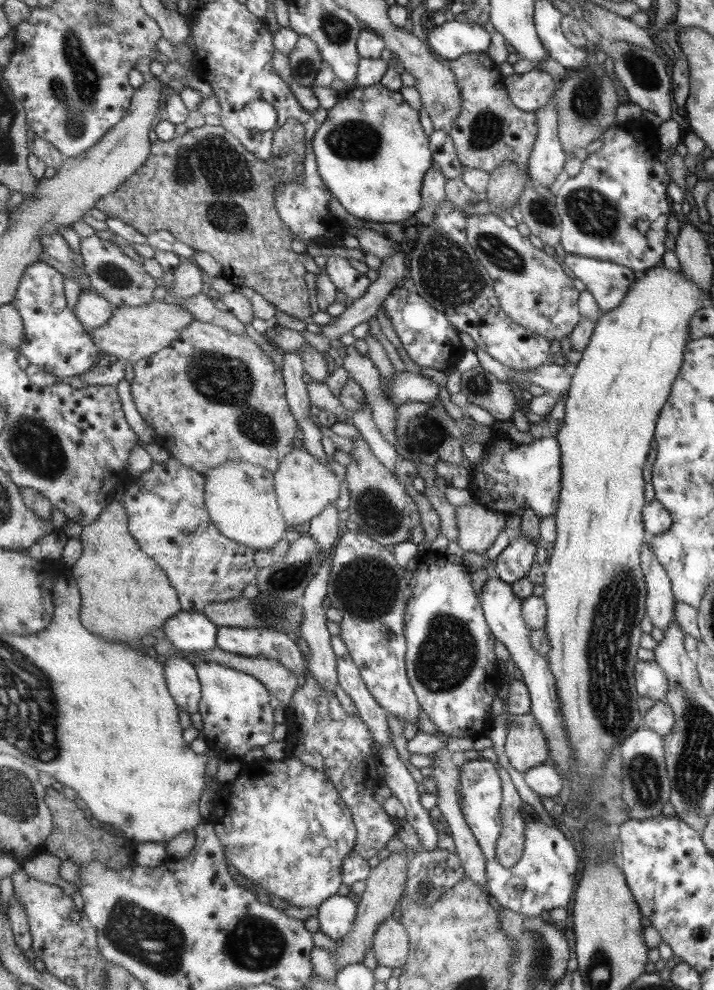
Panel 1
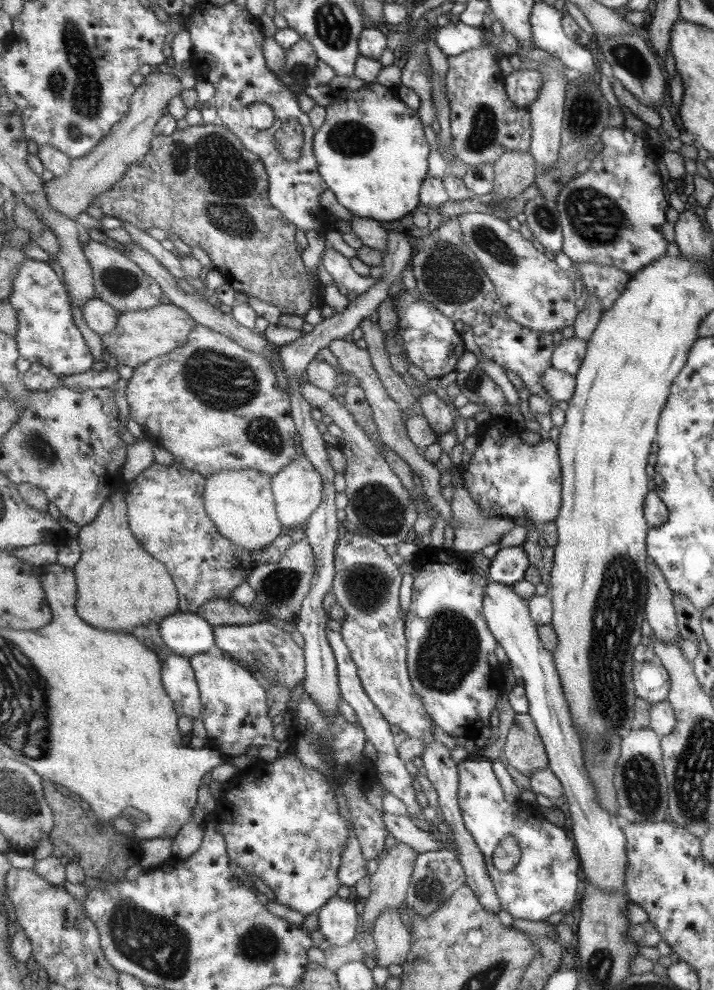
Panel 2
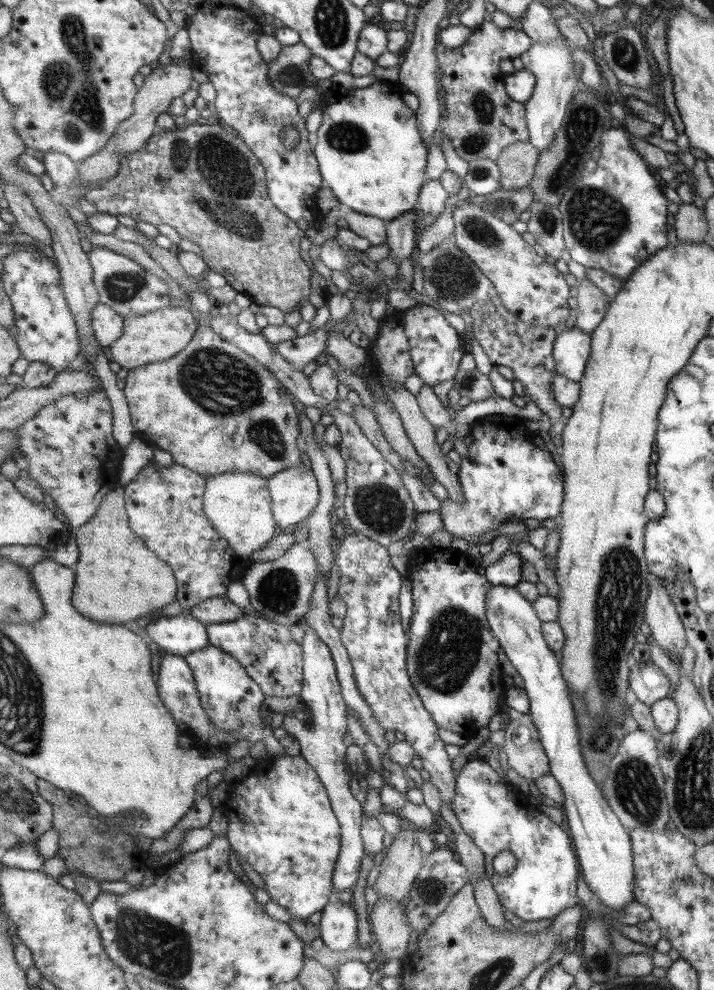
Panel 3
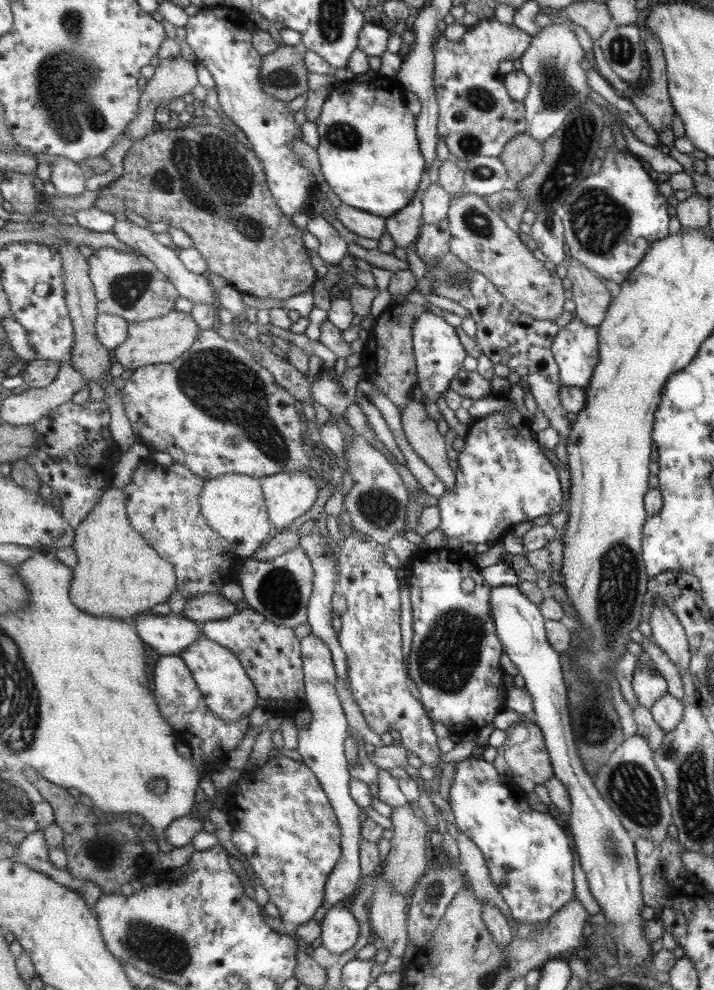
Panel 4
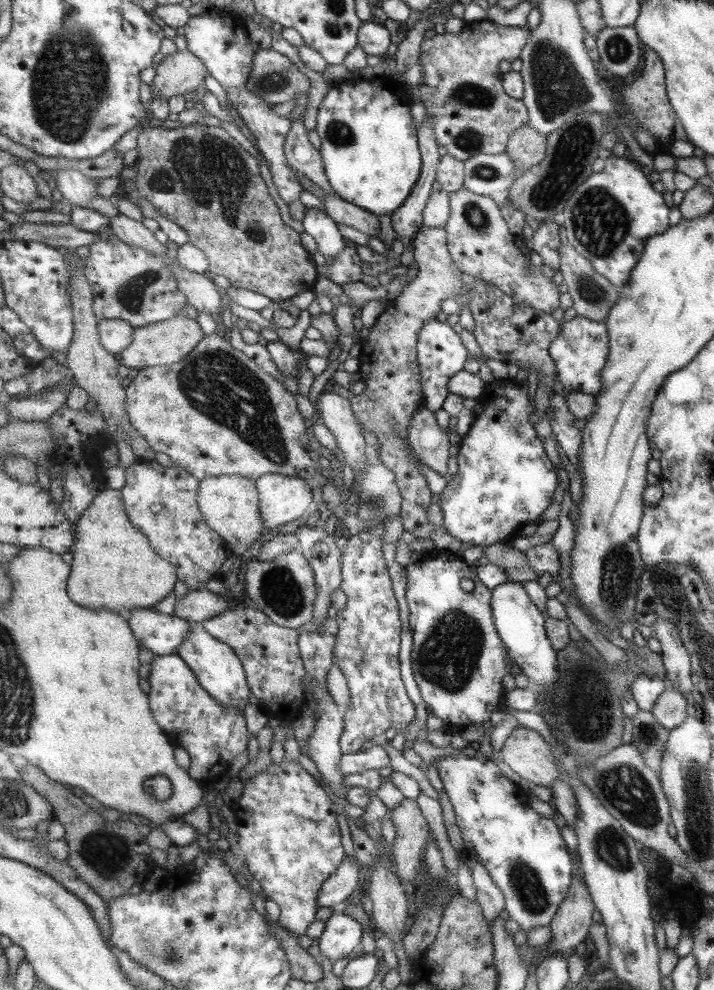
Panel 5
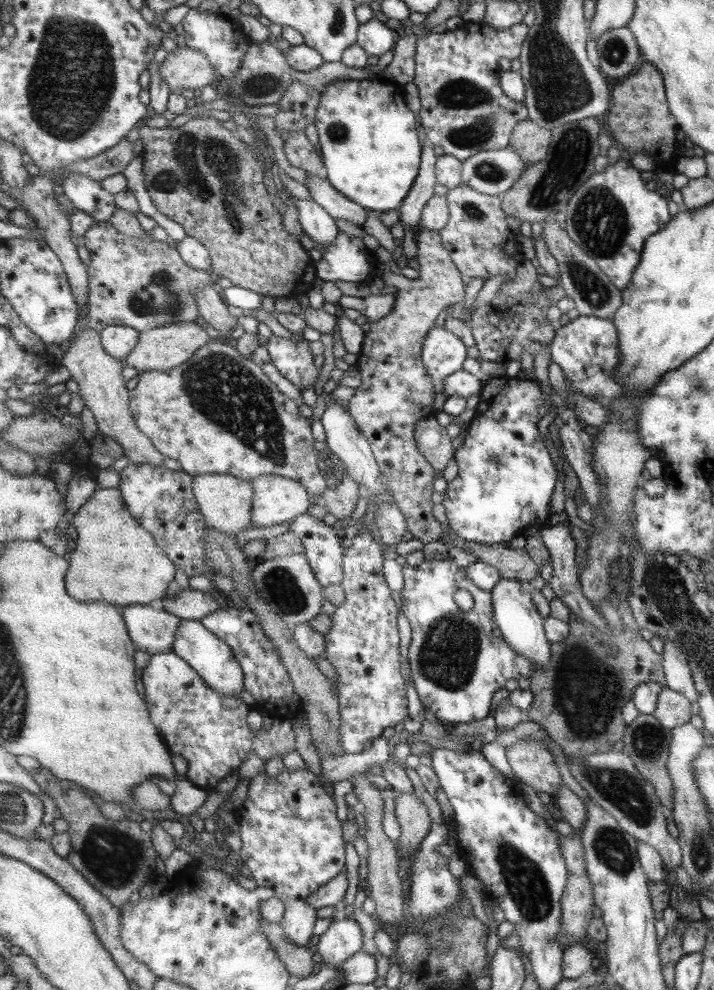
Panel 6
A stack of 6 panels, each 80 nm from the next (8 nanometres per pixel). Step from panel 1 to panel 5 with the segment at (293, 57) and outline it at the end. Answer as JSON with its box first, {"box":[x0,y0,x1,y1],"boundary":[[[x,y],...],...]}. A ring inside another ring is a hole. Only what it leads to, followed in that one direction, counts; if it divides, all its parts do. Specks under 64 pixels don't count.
{"box":[246,48,309,104],"boundary":[[[272,48],[255,52],[255,68],[246,87],[267,104],[281,104],[294,94],[309,90],[309,79],[283,55]]]}

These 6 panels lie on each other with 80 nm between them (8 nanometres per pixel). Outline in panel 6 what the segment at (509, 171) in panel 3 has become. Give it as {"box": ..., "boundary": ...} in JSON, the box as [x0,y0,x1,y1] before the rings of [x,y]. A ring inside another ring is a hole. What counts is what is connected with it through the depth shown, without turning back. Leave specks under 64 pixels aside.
{"box":[508,118,552,164],"boundary":[[[527,118],[512,128],[508,146],[520,154],[522,161],[533,164],[545,158],[549,140],[552,140],[552,132]]]}

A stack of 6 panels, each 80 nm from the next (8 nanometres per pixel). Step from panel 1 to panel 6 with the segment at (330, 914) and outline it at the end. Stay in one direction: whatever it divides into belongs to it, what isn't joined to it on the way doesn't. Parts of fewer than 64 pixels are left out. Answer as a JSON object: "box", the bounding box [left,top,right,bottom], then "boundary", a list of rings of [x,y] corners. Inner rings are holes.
{"box":[316,918,361,968],"boundary":[[[336,918],[322,933],[316,952],[327,966],[339,968],[361,948],[361,930],[353,919]]]}

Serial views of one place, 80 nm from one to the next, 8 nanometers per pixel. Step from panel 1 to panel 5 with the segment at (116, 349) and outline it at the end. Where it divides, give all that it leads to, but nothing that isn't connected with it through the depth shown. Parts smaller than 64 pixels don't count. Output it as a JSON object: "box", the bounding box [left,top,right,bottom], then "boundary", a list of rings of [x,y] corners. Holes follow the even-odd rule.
{"box":[118,314,206,369],"boundary":[[[179,314],[176,318],[136,328],[134,341],[125,352],[118,355],[121,364],[127,368],[143,369],[163,364],[171,366],[185,360],[196,350],[197,345],[206,337],[205,332],[195,319],[188,318],[186,314]]]}

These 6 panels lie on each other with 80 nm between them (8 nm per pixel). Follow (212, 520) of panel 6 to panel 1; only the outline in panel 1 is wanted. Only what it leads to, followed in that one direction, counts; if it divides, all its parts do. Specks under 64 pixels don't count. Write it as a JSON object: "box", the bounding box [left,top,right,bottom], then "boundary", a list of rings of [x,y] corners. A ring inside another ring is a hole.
{"box":[205,461,285,552],"boundary":[[[230,461],[213,469],[205,478],[206,505],[221,533],[257,552],[273,548],[285,532],[284,517],[281,516],[274,493],[273,473],[255,464]]]}

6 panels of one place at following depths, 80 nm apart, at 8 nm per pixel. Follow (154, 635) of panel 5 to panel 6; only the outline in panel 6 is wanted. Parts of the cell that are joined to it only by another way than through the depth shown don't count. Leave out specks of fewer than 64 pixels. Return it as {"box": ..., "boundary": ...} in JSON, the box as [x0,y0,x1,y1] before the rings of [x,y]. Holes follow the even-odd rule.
{"box":[121,604,180,655],"boundary":[[[134,604],[121,609],[137,650],[151,655],[173,652],[180,617],[155,604]]]}

